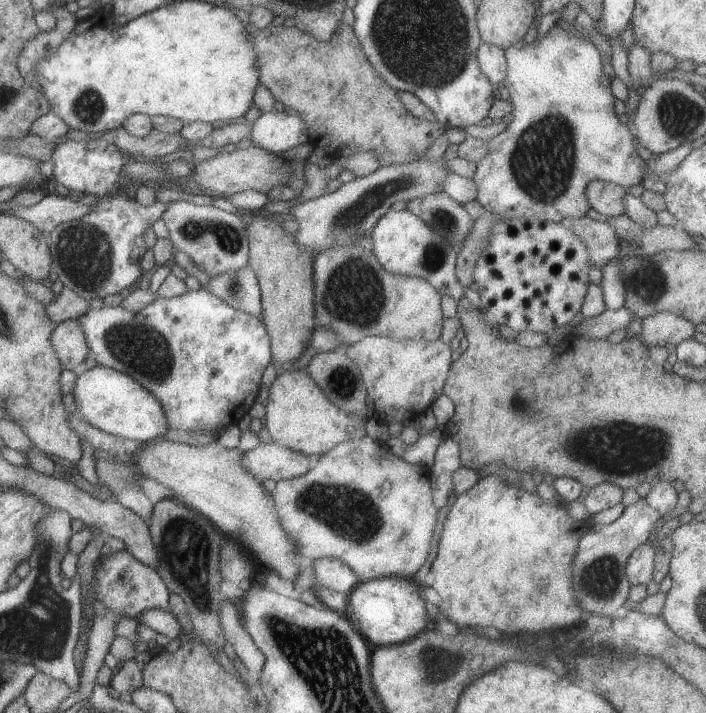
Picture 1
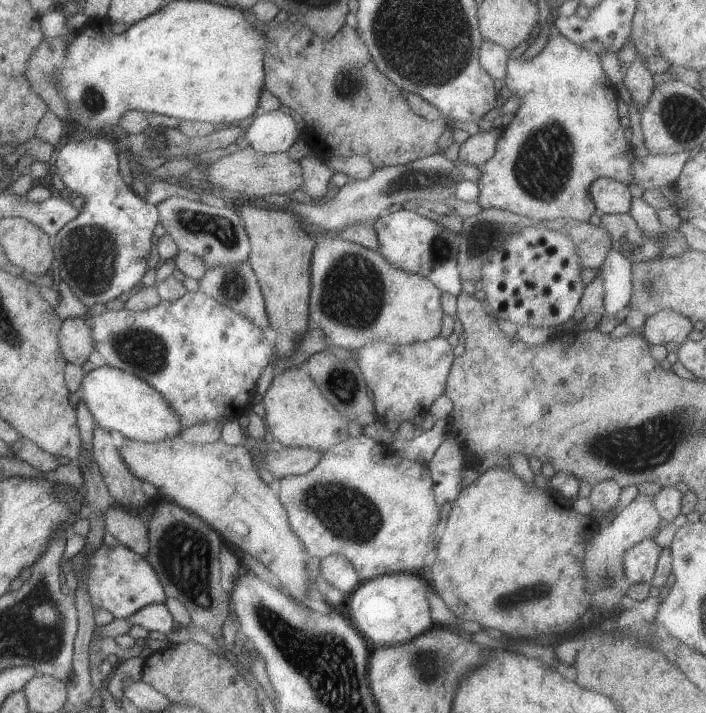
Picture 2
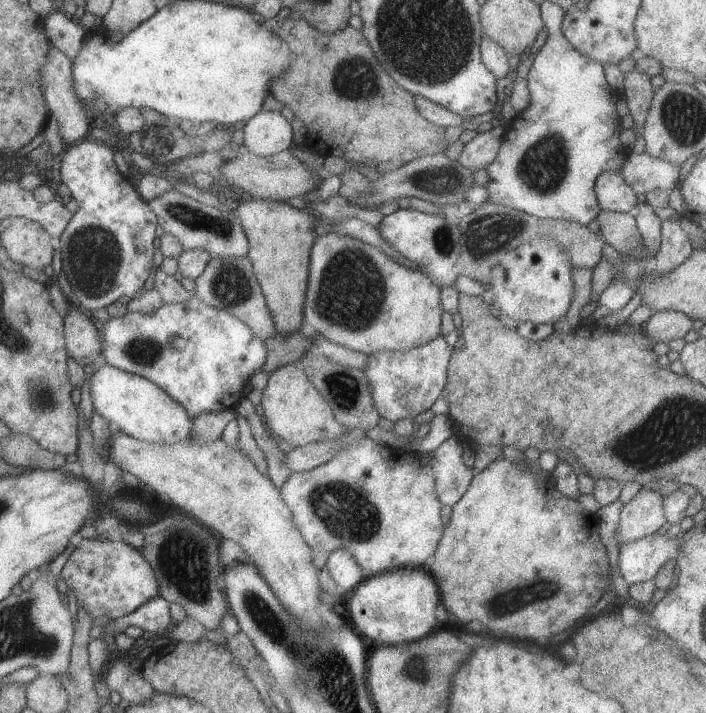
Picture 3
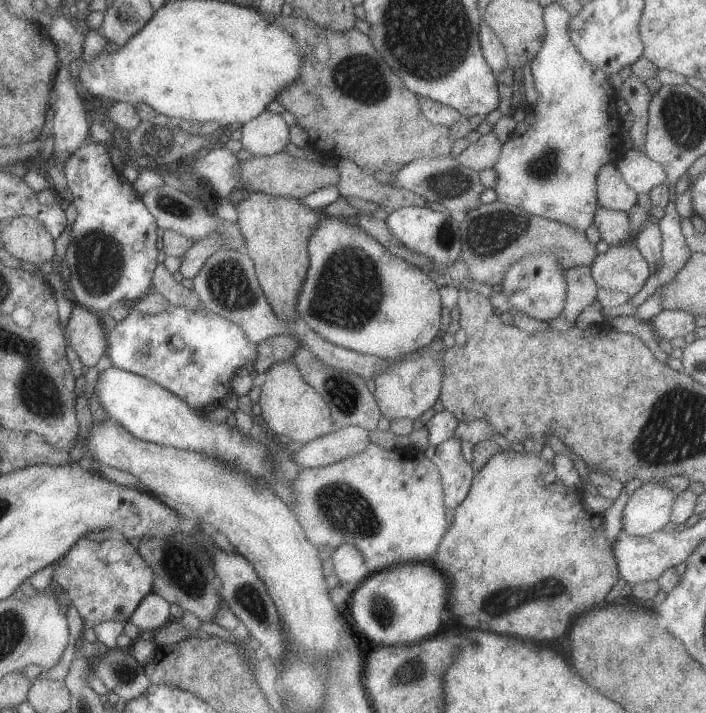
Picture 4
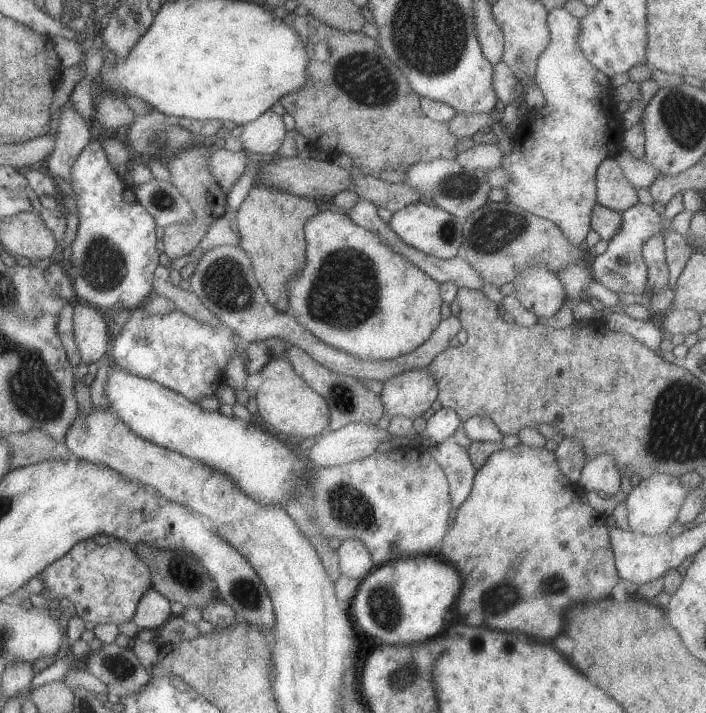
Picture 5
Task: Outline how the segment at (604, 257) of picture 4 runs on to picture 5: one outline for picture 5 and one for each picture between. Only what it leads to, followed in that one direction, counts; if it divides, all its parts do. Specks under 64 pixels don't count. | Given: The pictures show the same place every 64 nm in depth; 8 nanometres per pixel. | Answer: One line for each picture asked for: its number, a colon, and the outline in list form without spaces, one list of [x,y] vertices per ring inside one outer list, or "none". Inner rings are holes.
5: [[[635,204],[635,206],[627,208],[625,212],[621,212],[619,232],[615,232],[615,236],[611,236],[607,250],[603,254],[591,258],[591,262],[589,262],[593,282],[605,286],[609,292],[619,294],[619,296],[623,296],[623,294],[641,296],[647,286],[647,268],[643,264],[641,246],[649,236],[661,232],[661,222],[663,222],[663,216],[659,216],[653,210],[653,206]]]

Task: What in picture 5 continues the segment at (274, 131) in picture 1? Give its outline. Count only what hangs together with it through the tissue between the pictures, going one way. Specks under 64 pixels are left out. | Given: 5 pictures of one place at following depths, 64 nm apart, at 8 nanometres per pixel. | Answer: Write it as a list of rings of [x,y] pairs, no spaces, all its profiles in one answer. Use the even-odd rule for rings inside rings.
[[[265,110],[257,120],[243,126],[241,132],[241,146],[245,152],[251,154],[277,154],[285,138],[287,130],[283,126],[283,118],[271,110]]]

